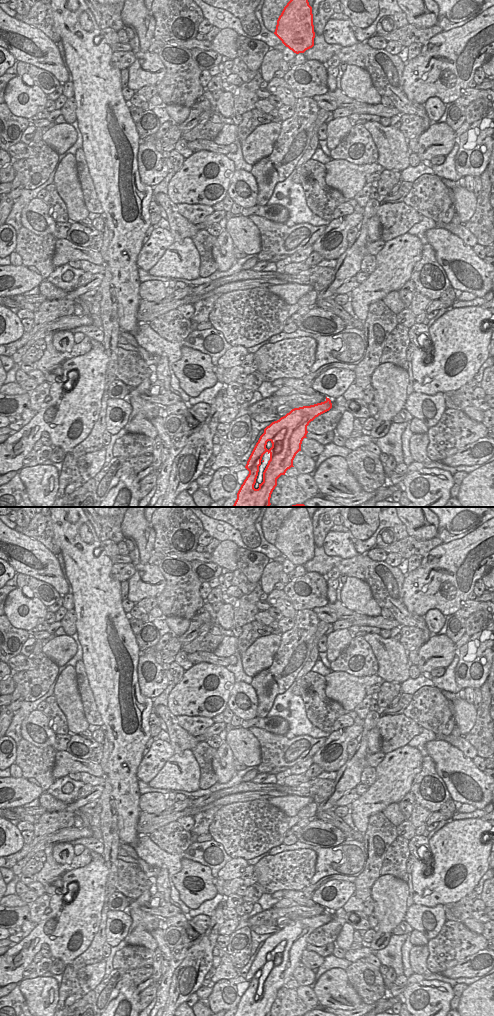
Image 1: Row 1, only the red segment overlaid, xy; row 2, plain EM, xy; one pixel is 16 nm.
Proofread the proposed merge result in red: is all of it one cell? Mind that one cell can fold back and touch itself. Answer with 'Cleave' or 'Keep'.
Keep

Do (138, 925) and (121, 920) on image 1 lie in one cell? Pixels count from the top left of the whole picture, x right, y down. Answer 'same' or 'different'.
different

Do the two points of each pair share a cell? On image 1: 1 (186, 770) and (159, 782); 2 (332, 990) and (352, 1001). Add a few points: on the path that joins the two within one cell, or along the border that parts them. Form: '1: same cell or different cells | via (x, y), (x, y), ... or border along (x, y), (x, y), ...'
1: same cell | via (179, 773), (166, 778)
2: same cell | via (337, 993), (347, 998)

